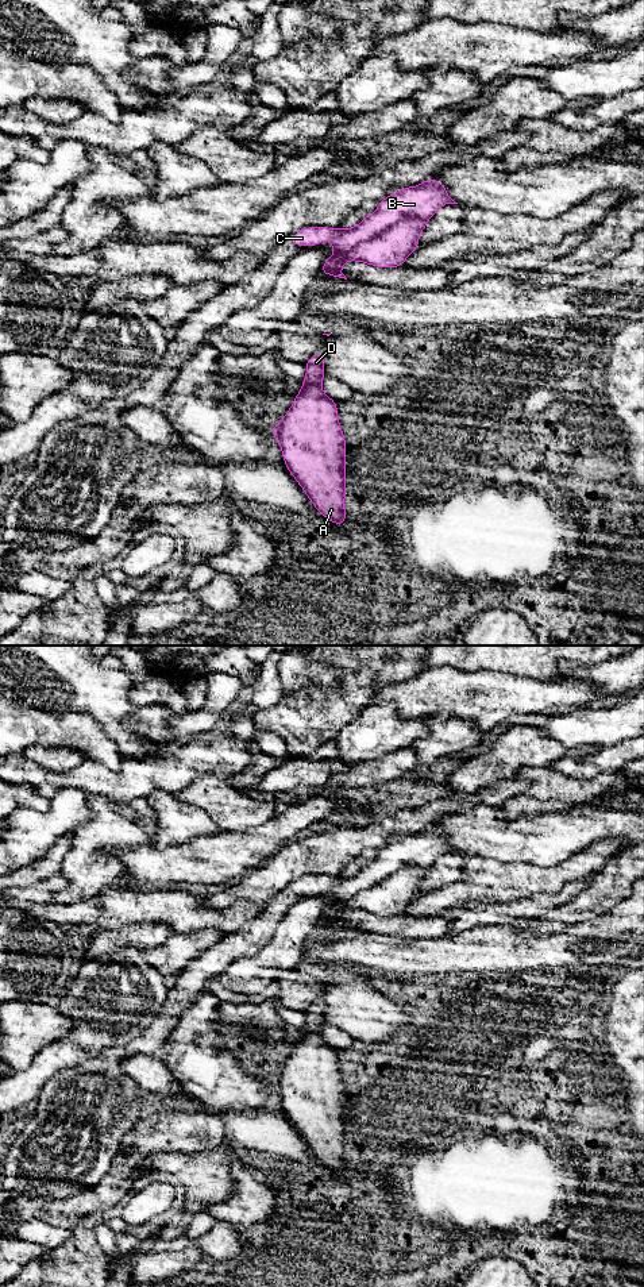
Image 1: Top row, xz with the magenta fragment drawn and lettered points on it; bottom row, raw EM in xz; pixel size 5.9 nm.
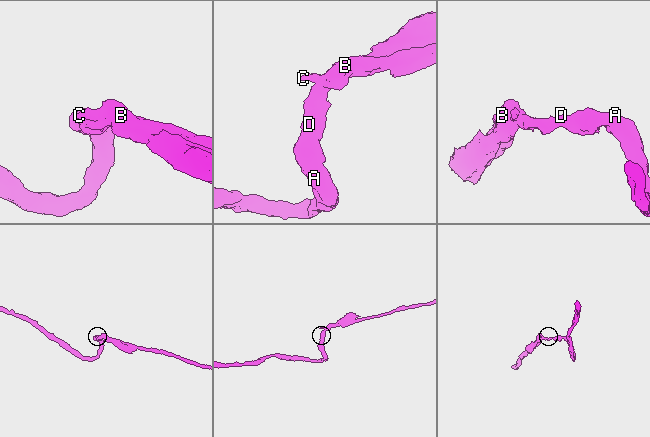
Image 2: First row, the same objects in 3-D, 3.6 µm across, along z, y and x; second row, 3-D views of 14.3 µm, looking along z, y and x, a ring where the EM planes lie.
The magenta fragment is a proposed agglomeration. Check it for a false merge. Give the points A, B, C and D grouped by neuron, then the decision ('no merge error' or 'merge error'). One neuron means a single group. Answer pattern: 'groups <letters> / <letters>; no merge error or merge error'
groups A D / B C; merge error

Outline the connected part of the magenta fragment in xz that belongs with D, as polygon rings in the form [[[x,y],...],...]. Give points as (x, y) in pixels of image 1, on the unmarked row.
[[[315,1001],[306,1010],[302,1036],[284,1067],[271,1075],[284,1111],[324,1167],[336,1175],[350,1168],[346,1149],[346,1086],[338,1051],[321,1037],[325,1003]]]

